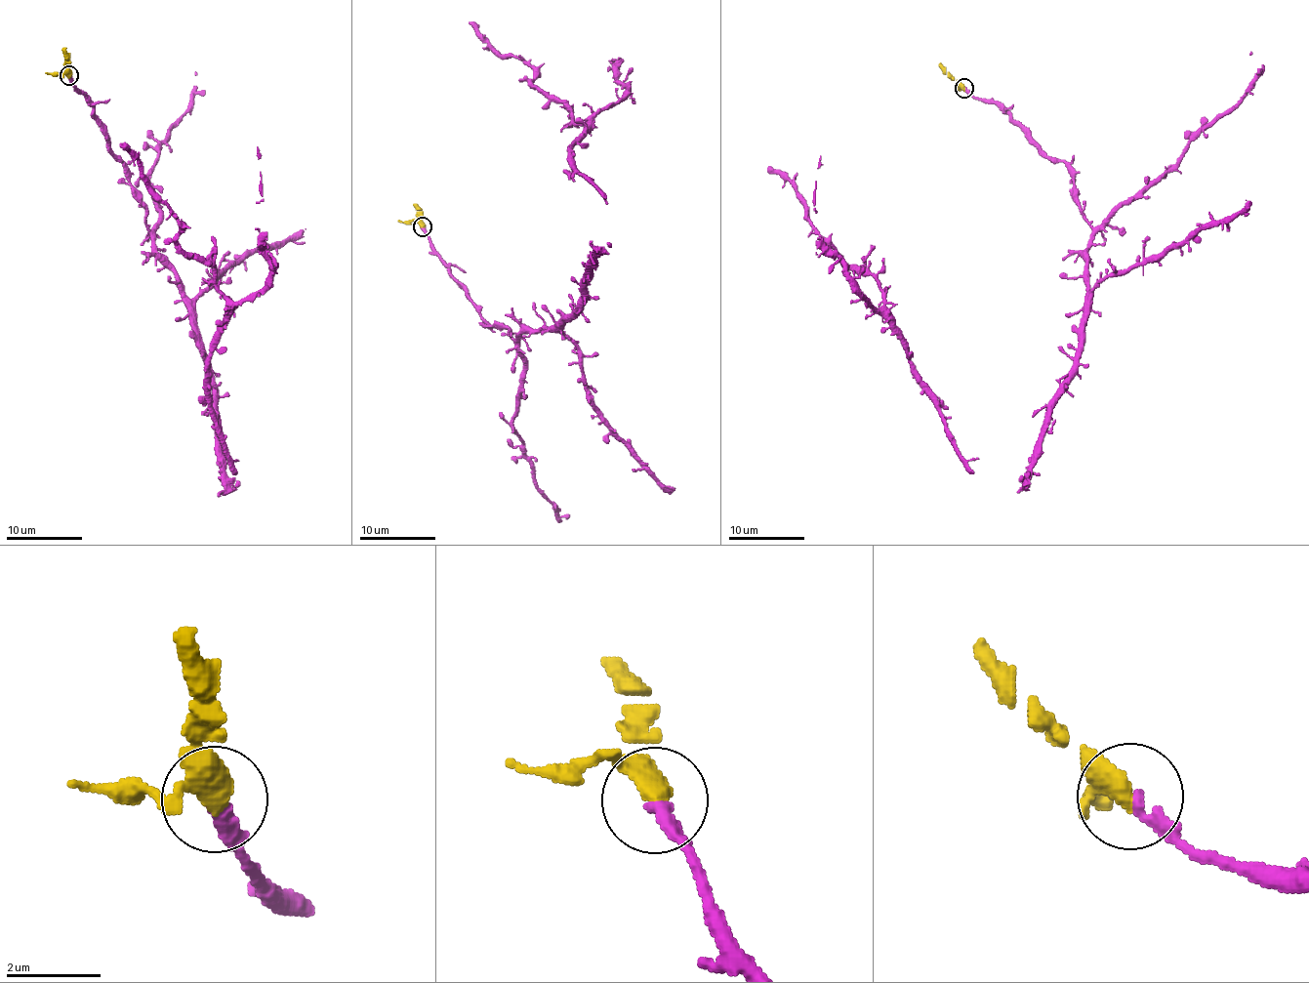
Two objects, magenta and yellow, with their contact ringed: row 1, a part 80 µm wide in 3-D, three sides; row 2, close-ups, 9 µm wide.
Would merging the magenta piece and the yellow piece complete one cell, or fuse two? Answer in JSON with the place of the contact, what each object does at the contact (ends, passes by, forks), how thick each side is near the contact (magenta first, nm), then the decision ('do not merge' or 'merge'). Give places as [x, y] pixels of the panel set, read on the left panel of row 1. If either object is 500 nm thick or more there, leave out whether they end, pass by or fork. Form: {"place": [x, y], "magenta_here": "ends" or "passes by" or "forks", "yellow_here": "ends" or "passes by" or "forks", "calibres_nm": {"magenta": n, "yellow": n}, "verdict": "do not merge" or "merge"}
{"place": [68, 75], "magenta_here": "ends", "yellow_here": "passes by", "calibres_nm": {"magenta": 320, "yellow": 380}, "verdict": "merge"}

